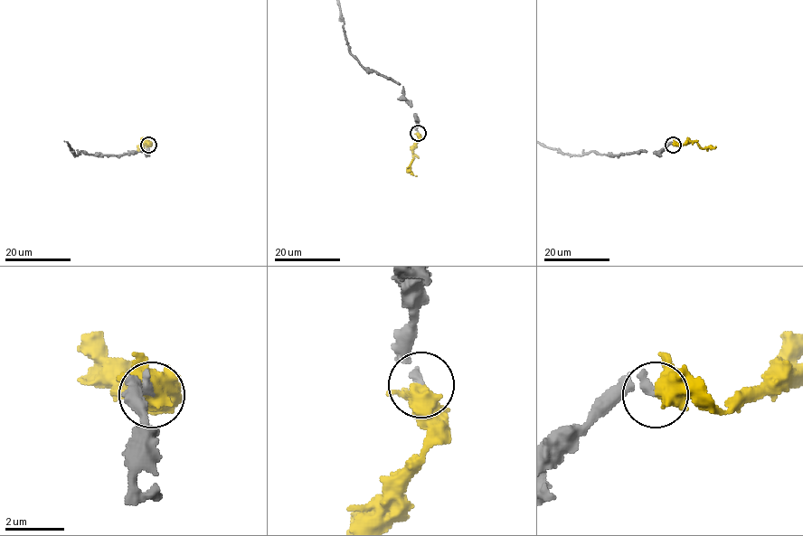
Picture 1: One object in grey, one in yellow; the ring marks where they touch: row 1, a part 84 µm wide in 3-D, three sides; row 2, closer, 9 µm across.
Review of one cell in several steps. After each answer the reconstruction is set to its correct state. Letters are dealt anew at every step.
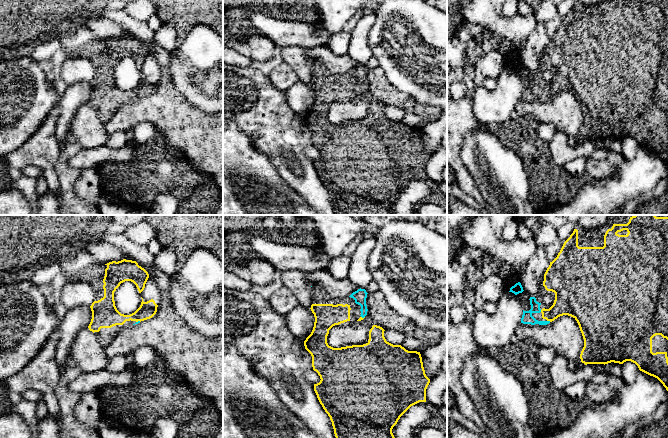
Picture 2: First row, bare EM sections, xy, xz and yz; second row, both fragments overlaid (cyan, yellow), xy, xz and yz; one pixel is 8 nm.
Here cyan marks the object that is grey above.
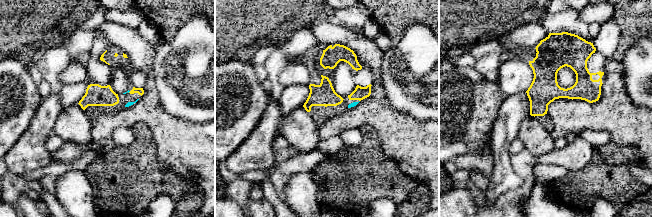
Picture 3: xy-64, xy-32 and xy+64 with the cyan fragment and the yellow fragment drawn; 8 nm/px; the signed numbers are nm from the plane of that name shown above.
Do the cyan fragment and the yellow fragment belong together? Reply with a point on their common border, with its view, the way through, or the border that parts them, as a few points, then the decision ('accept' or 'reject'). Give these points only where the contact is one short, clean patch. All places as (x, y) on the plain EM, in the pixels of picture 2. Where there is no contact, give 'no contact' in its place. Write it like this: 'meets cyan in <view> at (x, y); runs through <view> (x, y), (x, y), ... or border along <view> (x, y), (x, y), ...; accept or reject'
meets cyan in yz at (549, 97); runs through yz (527, 94), (537, 98), (549, 97), (571, 75); accept

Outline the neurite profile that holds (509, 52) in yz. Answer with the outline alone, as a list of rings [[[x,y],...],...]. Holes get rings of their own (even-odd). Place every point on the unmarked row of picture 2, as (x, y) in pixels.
[[[509,40],[502,44],[499,53],[503,58],[505,68],[509,68],[510,64],[519,58],[517,46]]]

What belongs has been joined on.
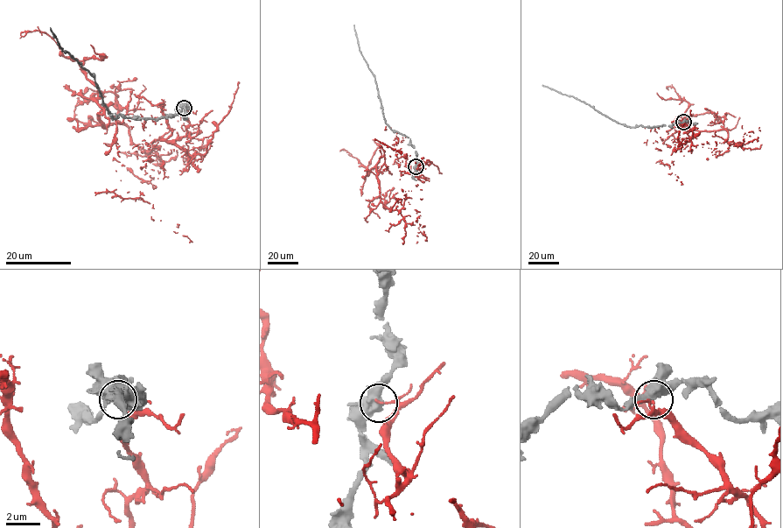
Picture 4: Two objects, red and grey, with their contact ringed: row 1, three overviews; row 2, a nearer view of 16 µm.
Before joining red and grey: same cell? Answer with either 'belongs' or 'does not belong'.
does not belong

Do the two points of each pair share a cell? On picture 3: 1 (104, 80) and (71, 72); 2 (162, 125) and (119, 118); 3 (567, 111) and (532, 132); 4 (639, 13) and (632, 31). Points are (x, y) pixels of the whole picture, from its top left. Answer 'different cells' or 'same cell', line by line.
1: different cells
2: same cell
3: different cells
4: same cell

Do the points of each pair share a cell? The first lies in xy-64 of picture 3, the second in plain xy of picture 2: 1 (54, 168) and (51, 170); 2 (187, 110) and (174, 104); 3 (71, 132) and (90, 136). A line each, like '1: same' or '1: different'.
1: different
2: different
3: same

